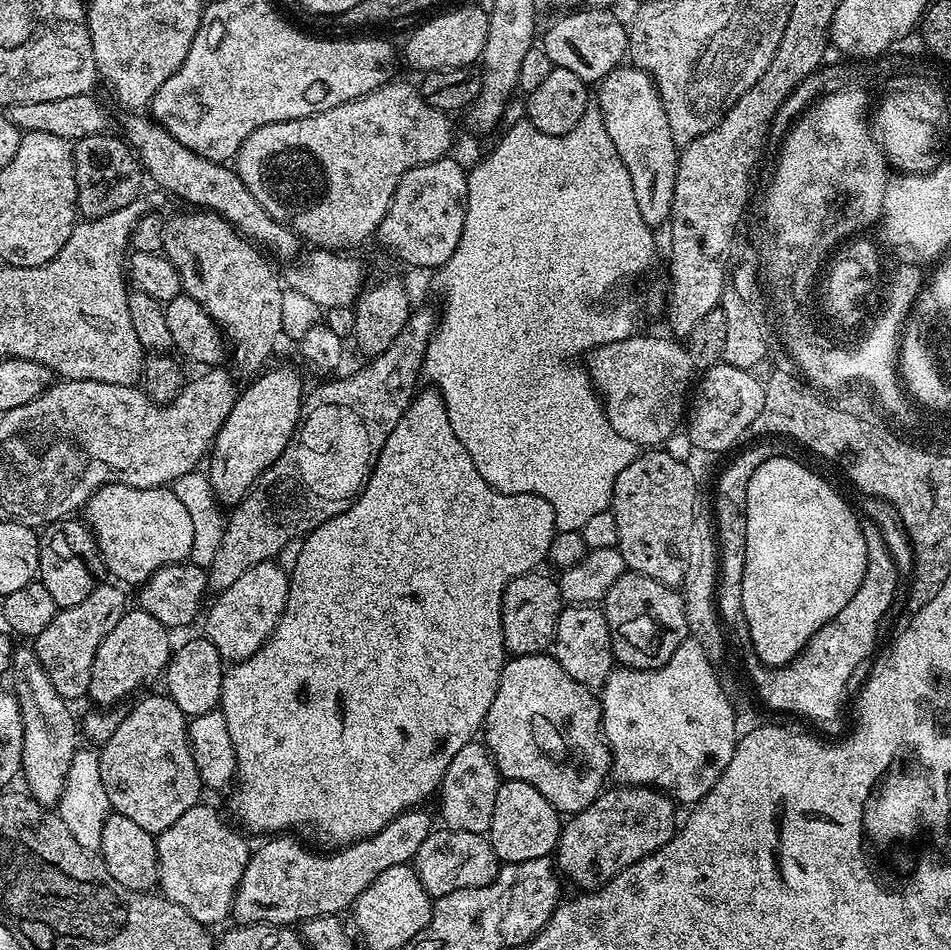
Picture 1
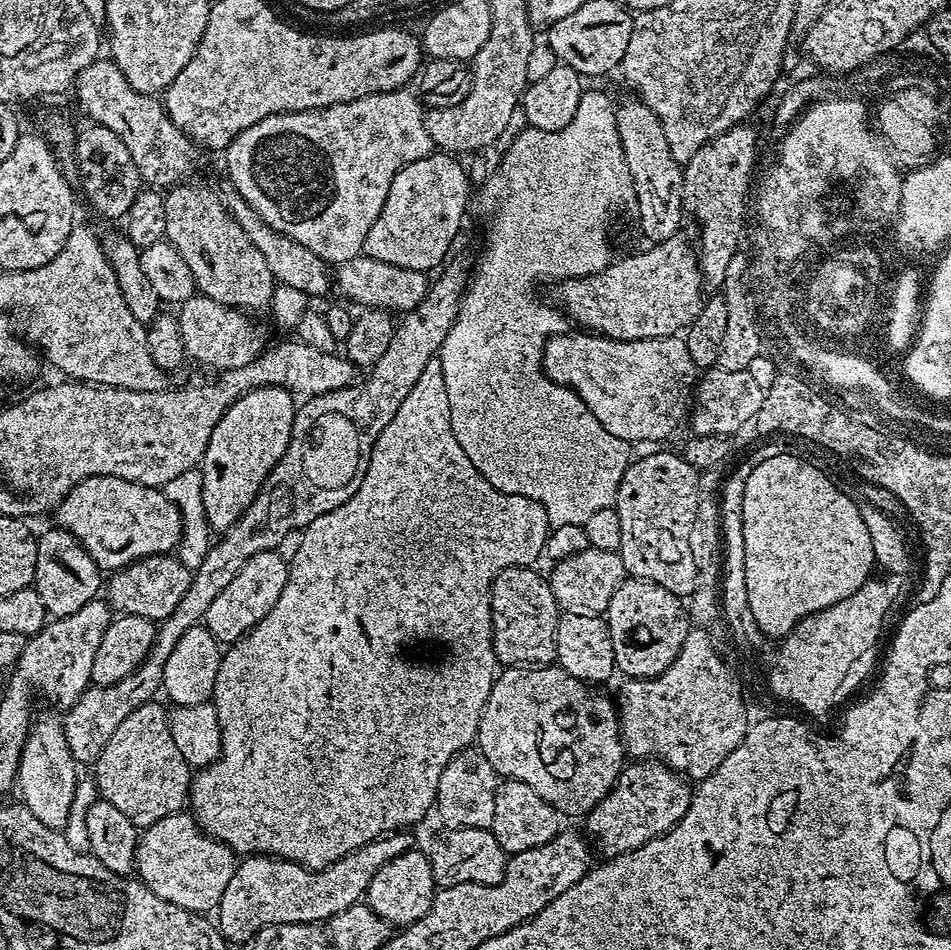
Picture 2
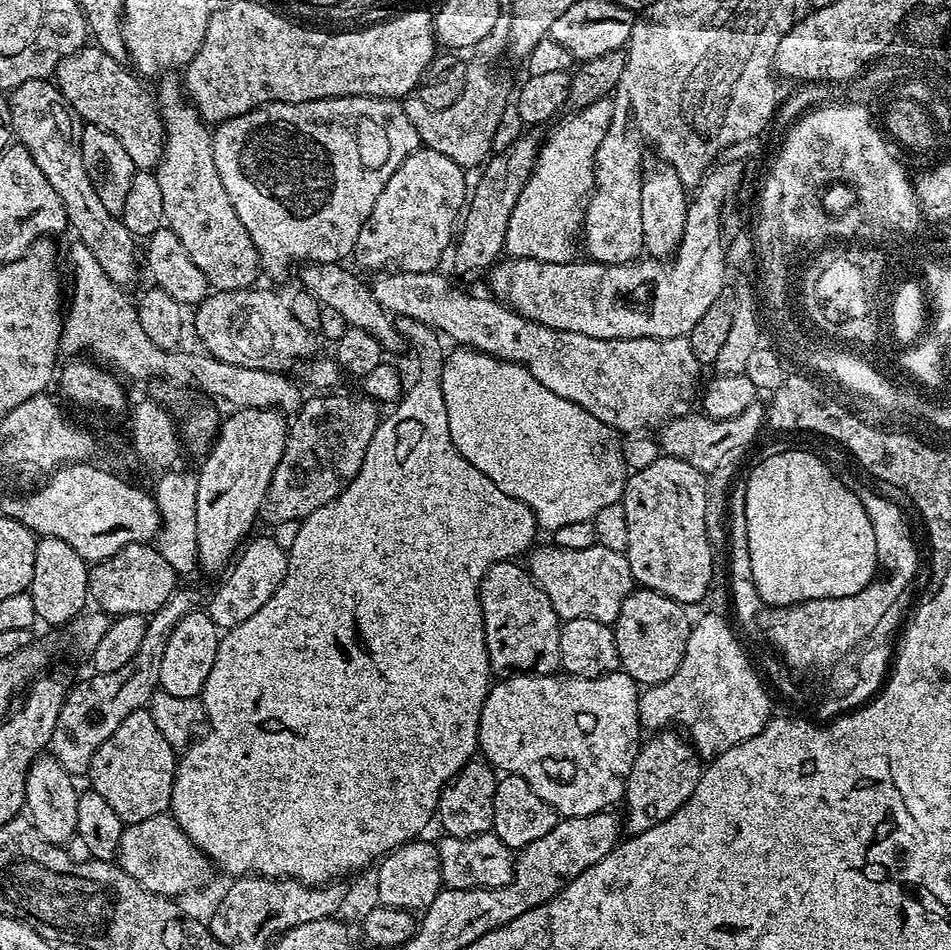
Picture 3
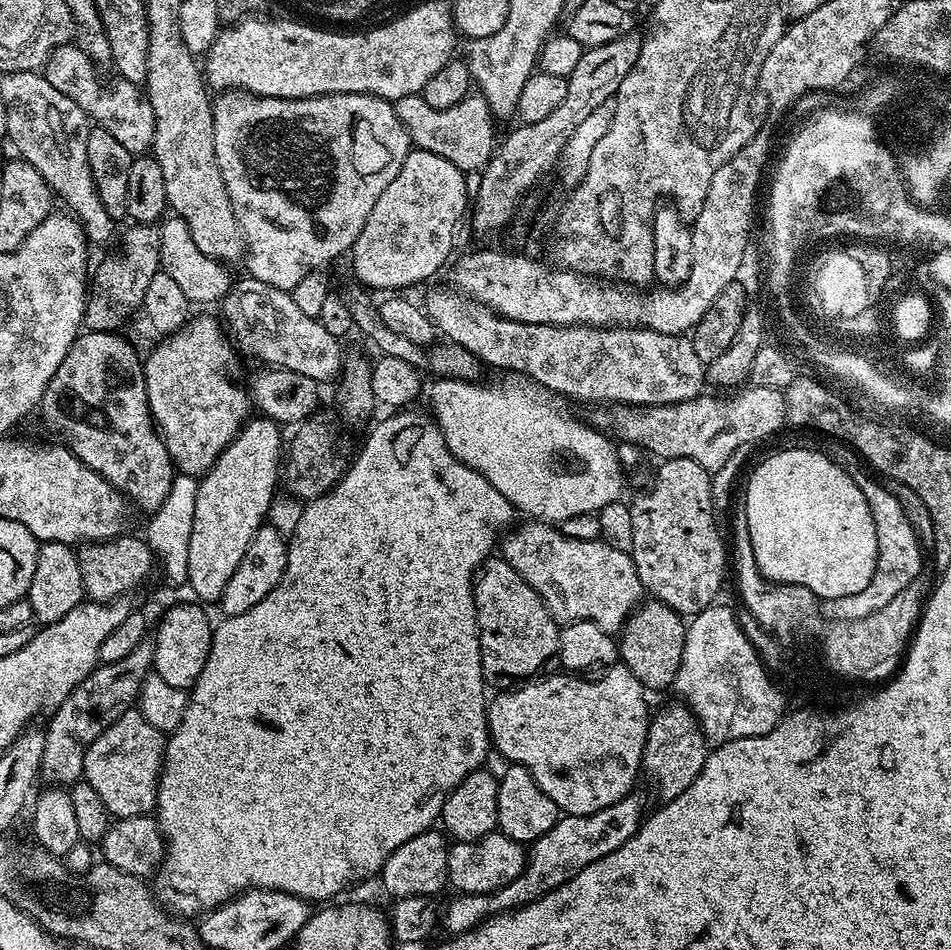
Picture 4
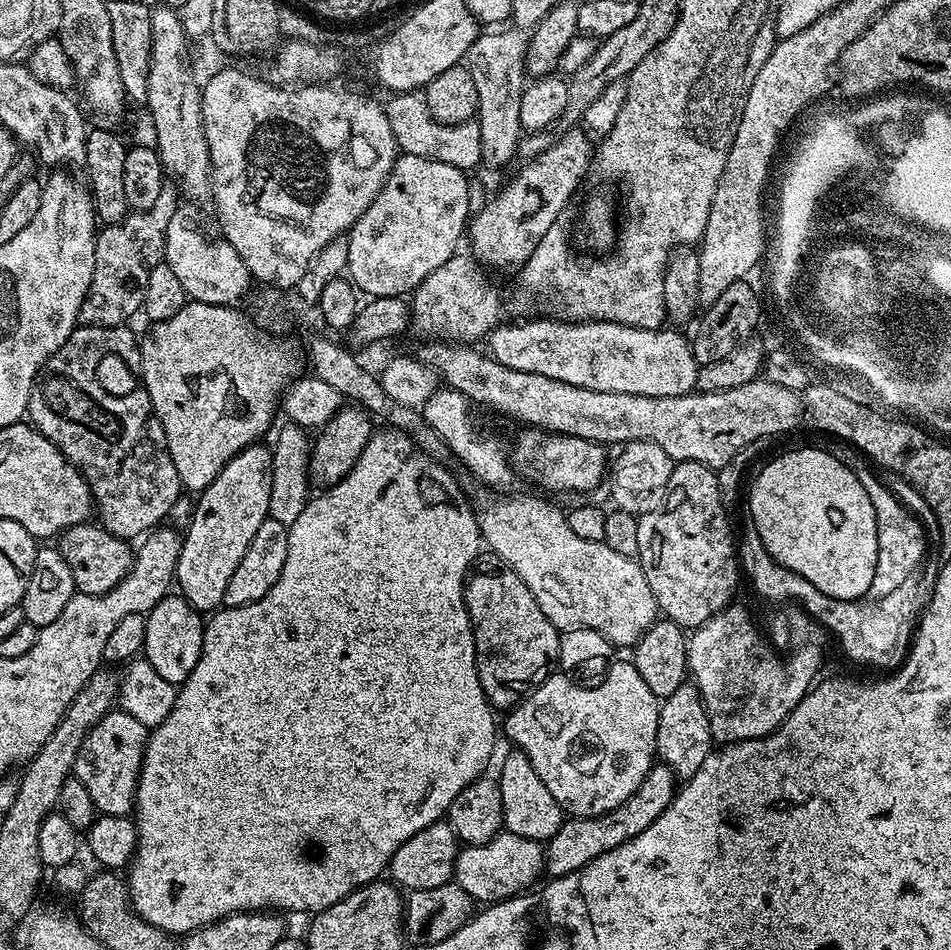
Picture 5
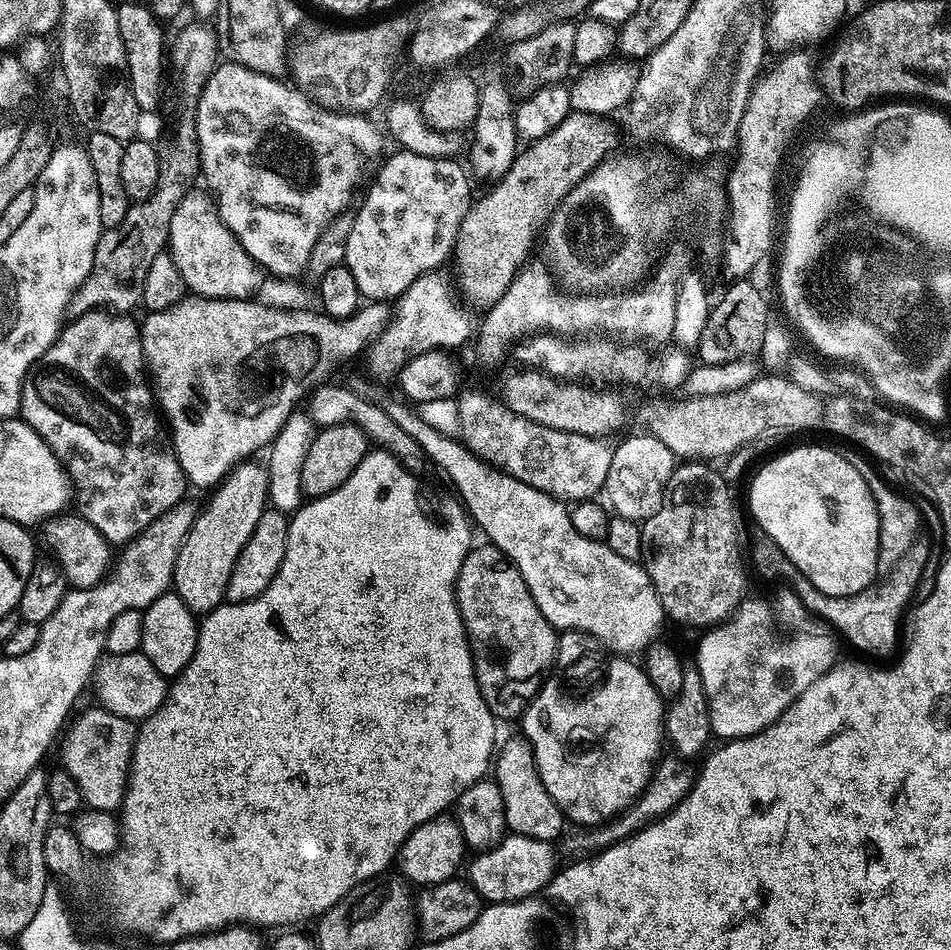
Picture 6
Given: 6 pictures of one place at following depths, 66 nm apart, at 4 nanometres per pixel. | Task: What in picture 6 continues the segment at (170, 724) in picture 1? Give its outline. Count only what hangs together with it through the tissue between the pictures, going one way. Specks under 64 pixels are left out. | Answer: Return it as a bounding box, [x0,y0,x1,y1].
[59,706,137,813]

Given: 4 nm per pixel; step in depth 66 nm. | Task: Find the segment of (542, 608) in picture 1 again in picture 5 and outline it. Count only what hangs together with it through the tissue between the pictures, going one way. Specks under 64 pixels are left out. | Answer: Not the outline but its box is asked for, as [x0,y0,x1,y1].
[464,570,560,710]

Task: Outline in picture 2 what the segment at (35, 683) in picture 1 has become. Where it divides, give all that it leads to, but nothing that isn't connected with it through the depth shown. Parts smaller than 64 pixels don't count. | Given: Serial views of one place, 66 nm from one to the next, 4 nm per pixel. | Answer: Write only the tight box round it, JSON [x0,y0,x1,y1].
[16,715,74,830]

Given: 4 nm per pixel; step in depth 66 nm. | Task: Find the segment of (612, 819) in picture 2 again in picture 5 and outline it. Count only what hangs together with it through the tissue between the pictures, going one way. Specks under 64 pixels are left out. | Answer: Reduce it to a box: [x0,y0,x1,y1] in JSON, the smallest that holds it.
[656,682,714,777]

